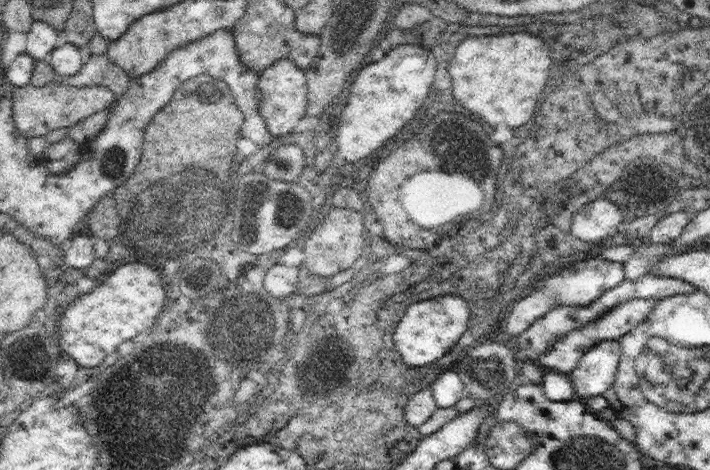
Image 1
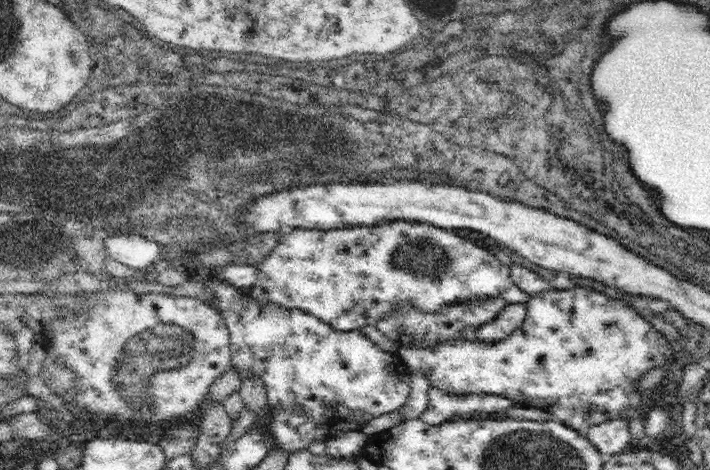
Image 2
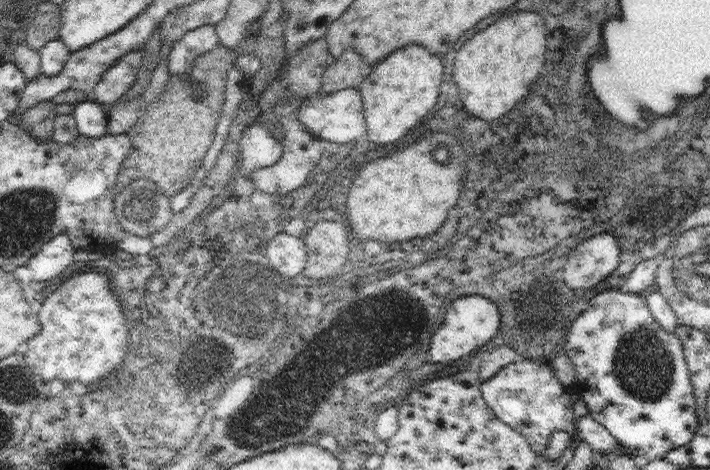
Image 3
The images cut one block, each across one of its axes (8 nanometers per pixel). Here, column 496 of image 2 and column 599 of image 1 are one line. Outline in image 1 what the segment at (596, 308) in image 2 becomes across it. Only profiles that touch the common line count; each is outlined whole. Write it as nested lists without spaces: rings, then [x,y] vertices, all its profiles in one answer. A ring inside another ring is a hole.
[[[619,339],[603,340],[589,348],[577,362],[576,368],[569,373],[575,398],[587,400],[604,394],[616,378],[621,357]]]

